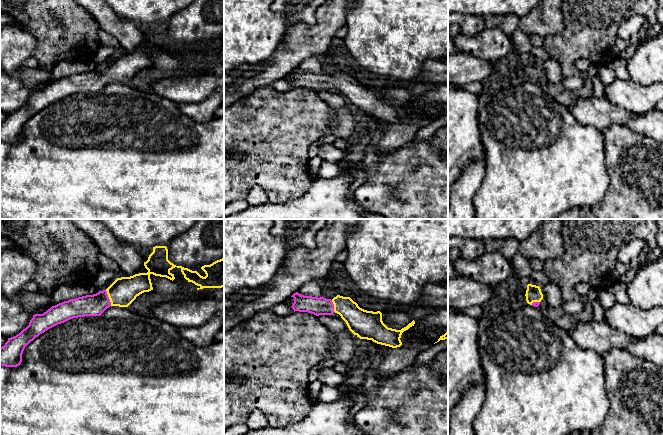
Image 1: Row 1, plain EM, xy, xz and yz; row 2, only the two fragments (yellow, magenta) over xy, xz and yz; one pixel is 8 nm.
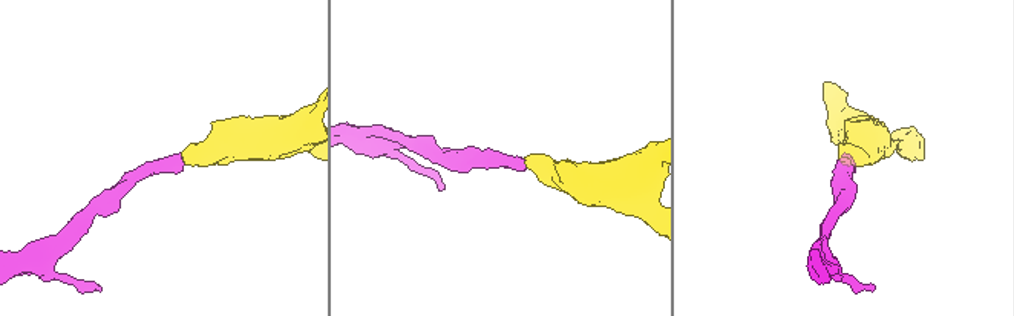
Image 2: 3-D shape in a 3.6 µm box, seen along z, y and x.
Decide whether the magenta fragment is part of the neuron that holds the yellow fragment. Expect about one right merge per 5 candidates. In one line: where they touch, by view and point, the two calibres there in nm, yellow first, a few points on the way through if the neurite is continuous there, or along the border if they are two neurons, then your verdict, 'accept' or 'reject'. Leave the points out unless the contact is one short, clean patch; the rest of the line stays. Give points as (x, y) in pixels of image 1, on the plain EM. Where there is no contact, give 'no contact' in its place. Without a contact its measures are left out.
xy (109, 74) | 220/180 nm | across xy (123, 67), (109, 74), (90, 81) | accept

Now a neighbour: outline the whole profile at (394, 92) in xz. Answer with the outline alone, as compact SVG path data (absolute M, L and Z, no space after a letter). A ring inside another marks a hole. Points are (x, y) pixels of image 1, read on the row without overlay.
M448 58L439 60L428 60L422 73L414 79L406 81L391 80L380 88L382 89L382 97L388 103L401 106L413 97L408 89L411 84L448 84Z

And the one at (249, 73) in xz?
M267 60L265 62L259 63L255 66L253 66L253 68L251 70L247 70L243 72L242 75L242 79L245 80L247 78L253 77L258 71L263 70L264 68L266 68L269 64L271 64L271 60Z

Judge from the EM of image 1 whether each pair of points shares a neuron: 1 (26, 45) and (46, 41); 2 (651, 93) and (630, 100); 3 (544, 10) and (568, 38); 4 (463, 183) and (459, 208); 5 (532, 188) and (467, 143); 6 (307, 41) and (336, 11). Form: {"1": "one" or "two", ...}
{"1": "two", "2": "one", "3": "two", "4": "one", "5": "two", "6": "one"}

